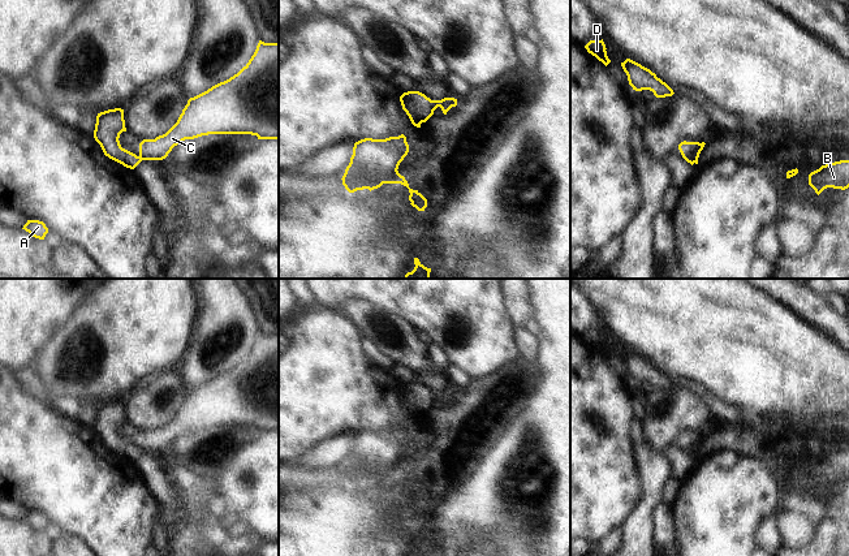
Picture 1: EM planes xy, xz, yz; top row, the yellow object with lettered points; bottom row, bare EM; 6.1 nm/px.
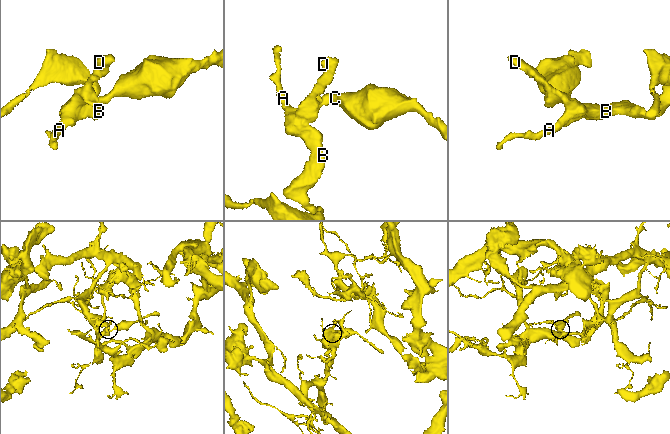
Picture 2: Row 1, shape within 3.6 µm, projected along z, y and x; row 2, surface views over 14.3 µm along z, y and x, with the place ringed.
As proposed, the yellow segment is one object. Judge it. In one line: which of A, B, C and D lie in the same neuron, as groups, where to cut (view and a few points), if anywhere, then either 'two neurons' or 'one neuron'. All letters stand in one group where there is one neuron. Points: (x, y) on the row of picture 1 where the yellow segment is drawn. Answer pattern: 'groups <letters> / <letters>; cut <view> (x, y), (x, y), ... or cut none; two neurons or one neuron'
groups A B D / C; cut xz (431, 100), (434, 110); two neurons

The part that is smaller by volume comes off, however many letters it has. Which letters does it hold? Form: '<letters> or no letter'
C.

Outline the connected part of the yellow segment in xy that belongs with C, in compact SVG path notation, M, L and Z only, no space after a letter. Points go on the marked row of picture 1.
M259 40L254 55L237 74L190 98L177 122L165 134L155 139L143 139L139 143L139 158L142 160L163 160L182 141L208 134L251 134L258 139L279 139L279 43Z

